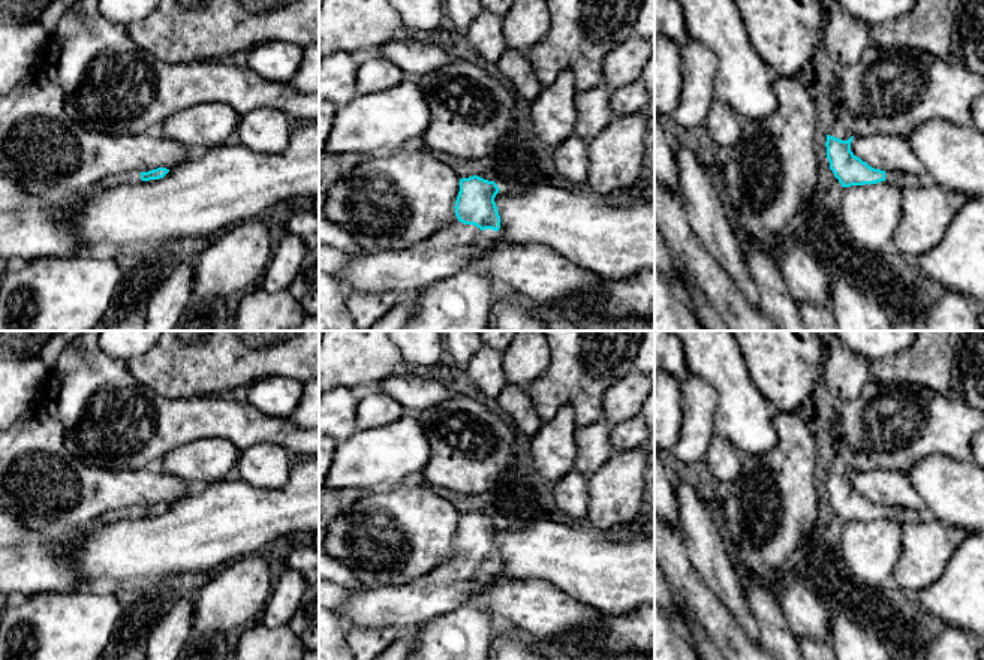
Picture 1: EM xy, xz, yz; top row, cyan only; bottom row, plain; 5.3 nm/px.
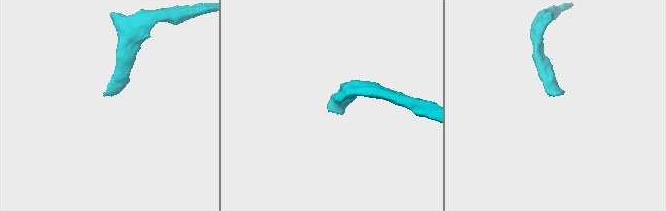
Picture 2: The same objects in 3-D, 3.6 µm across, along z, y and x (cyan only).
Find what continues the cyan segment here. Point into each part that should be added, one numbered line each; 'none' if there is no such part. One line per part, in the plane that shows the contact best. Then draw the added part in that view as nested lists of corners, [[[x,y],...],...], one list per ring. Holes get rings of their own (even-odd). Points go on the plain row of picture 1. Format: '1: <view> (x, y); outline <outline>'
1: xz (406, 608); outline [[[457,557],[437,566],[430,573],[407,585],[376,588],[350,593],[344,603],[334,602],[332,609],[350,629],[392,627],[401,633],[416,630],[430,620],[452,612],[461,603],[470,602],[470,596],[488,584],[499,573],[493,564],[481,566],[473,560]]]

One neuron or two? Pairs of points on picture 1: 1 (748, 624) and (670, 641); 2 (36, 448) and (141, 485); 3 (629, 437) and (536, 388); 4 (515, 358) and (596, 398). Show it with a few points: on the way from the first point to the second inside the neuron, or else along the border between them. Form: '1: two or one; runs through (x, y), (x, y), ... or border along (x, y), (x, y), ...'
1: two; border along (670, 617), (691, 644)
2: one; runs through (62, 473), (74, 485), (116, 485)
3: one; runs through (607, 415), (598, 407), (559, 407)
4: one; runs through (538, 358), (565, 358), (583, 376)

